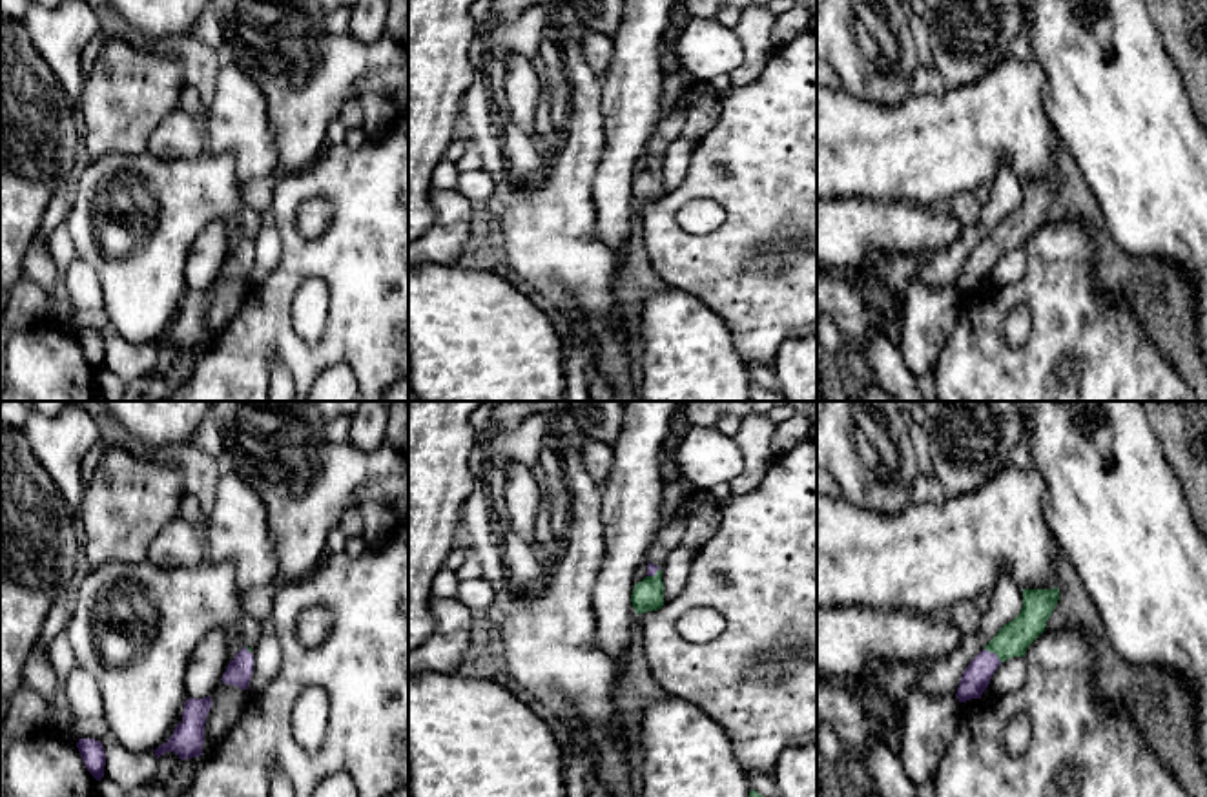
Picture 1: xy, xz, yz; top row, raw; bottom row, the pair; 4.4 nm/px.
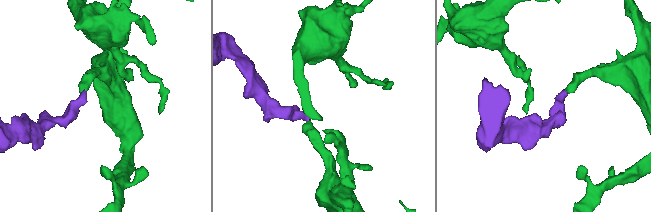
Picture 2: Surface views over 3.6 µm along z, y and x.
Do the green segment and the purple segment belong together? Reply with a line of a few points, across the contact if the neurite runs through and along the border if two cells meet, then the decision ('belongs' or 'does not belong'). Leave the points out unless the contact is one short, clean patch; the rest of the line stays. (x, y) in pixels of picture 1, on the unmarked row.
yz (1014, 228), (994, 243), (976, 269) | belongs

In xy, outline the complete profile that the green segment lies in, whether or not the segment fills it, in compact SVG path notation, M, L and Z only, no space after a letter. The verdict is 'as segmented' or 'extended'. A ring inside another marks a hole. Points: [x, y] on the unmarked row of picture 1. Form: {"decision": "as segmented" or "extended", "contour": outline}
{"decision": "extended", "contour": "M244 237L235 246L235 250L228 255L221 272L224 275L232 275L232 277L237 277L241 281L248 281L252 264L253 264L252 239Z"}

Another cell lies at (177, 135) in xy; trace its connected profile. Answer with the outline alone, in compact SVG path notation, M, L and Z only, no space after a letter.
M177 108L155 126L146 151L166 160L199 157L204 153L202 122Z

